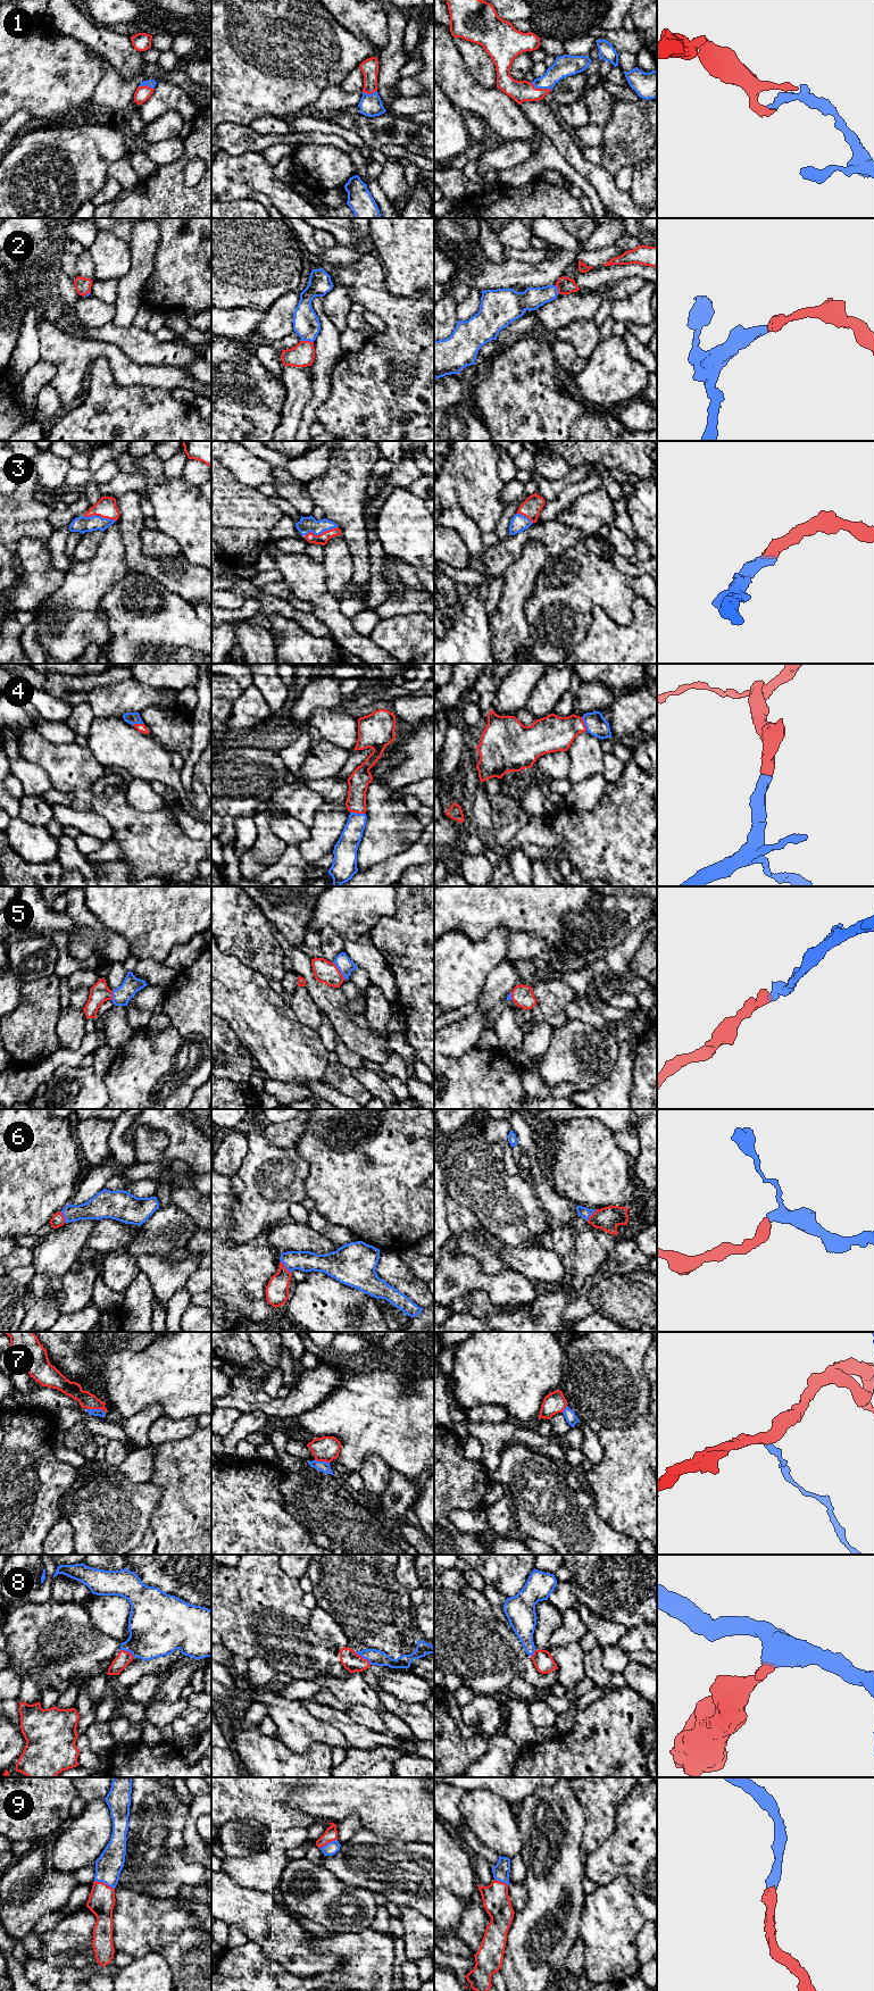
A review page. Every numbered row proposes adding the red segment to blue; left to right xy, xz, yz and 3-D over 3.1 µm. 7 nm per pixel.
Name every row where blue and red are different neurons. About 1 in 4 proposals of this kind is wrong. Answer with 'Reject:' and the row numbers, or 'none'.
Reject: 7

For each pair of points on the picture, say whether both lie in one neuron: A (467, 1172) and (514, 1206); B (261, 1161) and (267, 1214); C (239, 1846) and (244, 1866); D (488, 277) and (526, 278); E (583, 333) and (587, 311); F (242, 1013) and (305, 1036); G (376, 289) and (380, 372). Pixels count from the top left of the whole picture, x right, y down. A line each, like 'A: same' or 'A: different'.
A: same
B: same
C: different
D: same
E: different
F: same
G: same

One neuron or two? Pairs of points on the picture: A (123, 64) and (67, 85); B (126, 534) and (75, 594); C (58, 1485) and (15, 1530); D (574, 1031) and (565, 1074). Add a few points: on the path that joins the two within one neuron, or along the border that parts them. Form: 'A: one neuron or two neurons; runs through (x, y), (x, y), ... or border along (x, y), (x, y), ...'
A: two neurons; border along (85, 44), (98, 51), (107, 60)
B: two neurons; border along (116, 521), (123, 544), (124, 560), (127, 566)
C: one neuron; runs through (47, 1497), (25, 1518)
D: one neuron; runs through (574, 1041), (571, 1057), (565, 1064)

